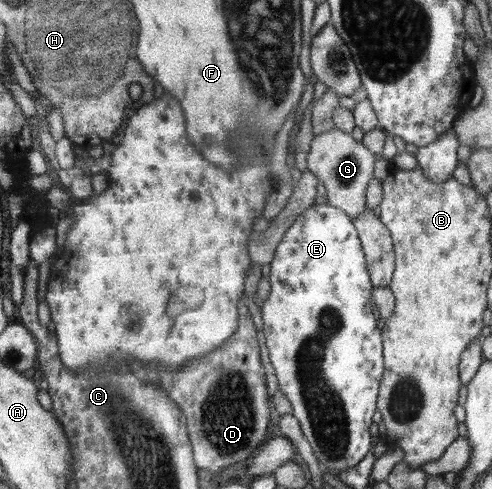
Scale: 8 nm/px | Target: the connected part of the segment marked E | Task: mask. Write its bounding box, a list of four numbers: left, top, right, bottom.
[259,203,383,473]

